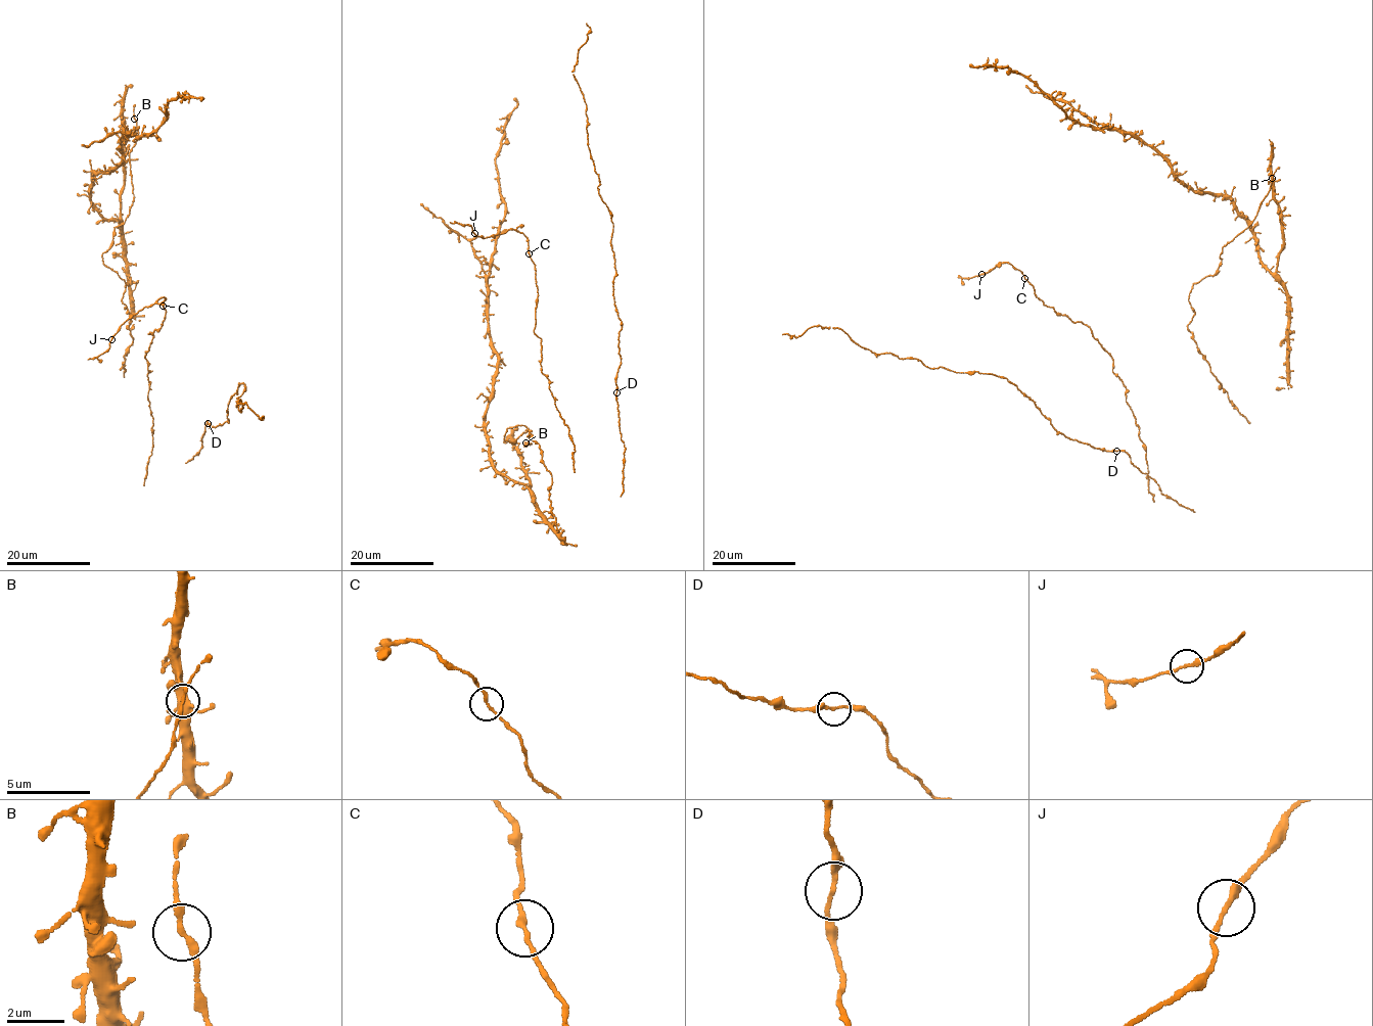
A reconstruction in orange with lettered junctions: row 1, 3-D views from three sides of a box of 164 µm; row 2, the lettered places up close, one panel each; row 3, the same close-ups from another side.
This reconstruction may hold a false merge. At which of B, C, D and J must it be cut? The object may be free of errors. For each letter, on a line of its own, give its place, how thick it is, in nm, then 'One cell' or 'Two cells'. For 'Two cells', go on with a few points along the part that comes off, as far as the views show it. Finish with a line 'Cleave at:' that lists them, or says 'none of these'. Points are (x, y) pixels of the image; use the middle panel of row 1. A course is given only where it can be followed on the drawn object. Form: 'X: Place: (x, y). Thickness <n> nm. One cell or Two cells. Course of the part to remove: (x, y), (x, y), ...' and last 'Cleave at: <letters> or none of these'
B: Place: (525, 442). Thickness 200 nm. One cell
C: Place: (529, 253). Thickness 190 nm. One cell
D: Place: (616, 392). Thickness 180 nm. One cell
J: Place: (474, 233). Thickness 190 nm. One cell
Cleave at: none of these

